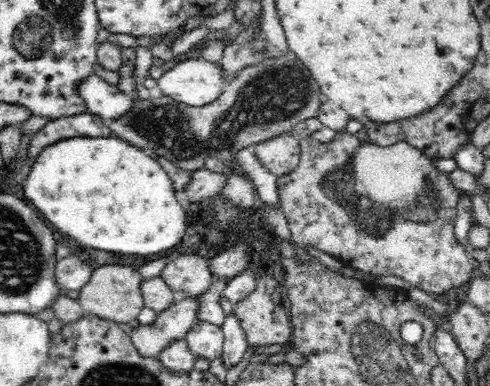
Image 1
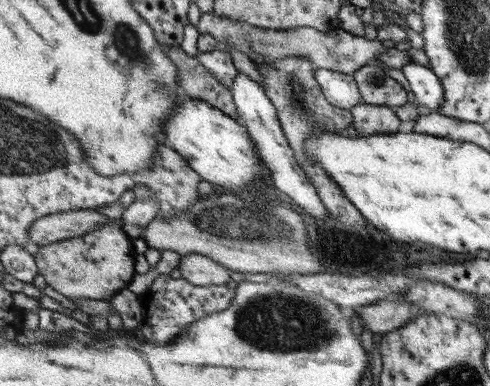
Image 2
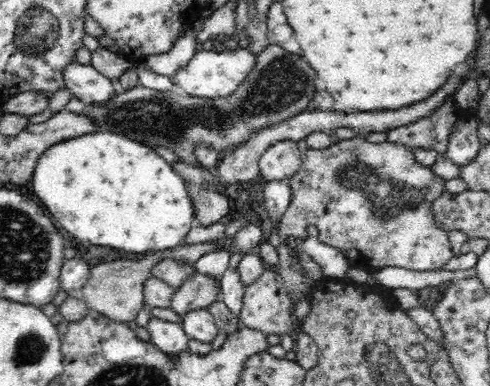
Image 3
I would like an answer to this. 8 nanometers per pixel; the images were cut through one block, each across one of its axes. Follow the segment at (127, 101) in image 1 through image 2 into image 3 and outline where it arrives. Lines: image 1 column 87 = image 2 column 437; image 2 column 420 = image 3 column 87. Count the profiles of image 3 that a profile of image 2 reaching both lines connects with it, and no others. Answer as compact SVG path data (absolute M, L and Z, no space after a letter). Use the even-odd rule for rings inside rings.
M70 60L64 64L62 80L64 86L70 88L72 94L86 104L102 102L116 92L110 84L110 78L102 76L94 66L80 64L78 60Z

